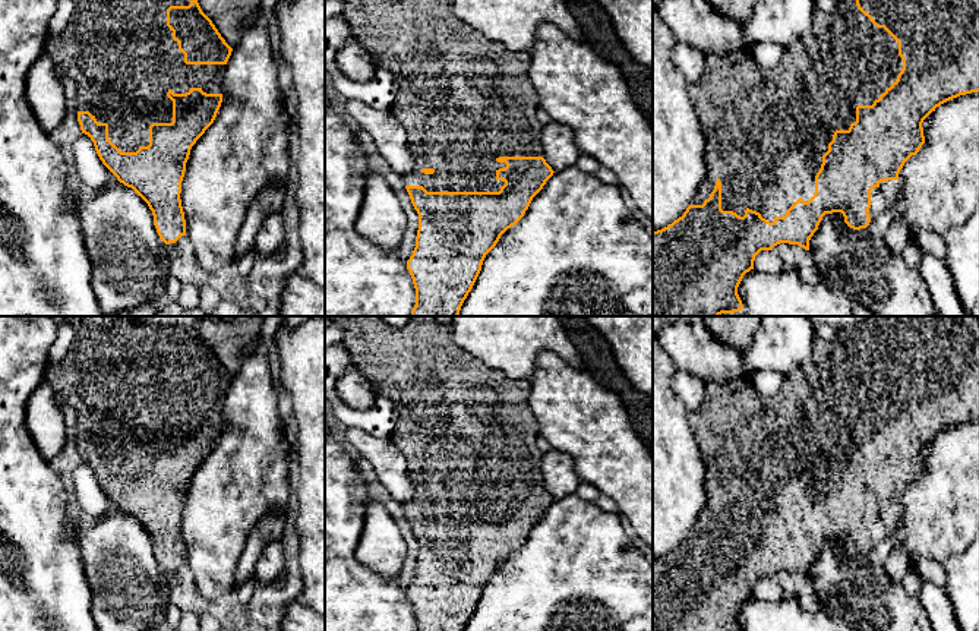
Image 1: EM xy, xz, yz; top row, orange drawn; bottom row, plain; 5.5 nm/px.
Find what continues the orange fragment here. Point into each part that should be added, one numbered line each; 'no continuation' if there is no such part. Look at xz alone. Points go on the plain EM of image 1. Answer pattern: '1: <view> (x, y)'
1: xz (464, 428)

